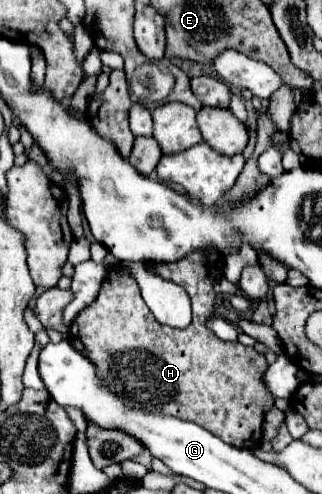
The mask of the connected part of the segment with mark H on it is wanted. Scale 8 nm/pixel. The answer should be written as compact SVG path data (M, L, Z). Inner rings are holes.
M194 251L194 255L180 259L178 263L168 263L162 267L152 267L164 279L170 279L186 289L192 299L192 323L186 329L174 329L160 325L150 309L146 307L140 287L136 279L122 269L122 265L114 265L108 269L108 275L102 283L98 297L78 313L72 321L72 331L68 331L68 341L82 355L86 355L94 365L98 379L110 387L114 395L118 395L128 405L144 405L146 411L162 411L166 415L178 417L186 421L194 421L200 427L208 429L212 435L220 437L224 443L234 447L256 449L262 443L262 423L264 409L274 405L274 397L268 393L262 383L262 375L268 367L266 357L256 353L254 347L246 347L240 341L222 341L212 331L206 329L204 321L214 315L214 299L216 293L212 289L214 281L222 275L224 259L216 251Z

